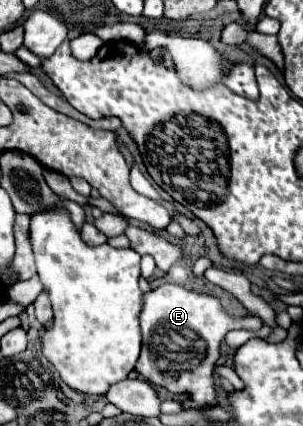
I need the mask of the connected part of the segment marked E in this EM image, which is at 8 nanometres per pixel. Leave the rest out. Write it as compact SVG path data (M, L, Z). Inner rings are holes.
M162 285L144 295L144 309L140 313L140 327L142 327L142 353L136 363L136 371L146 377L154 387L164 387L166 391L182 397L184 409L206 409L216 407L216 387L214 387L214 367L220 357L220 343L232 329L252 329L258 331L262 321L254 315L248 317L232 317L224 311L220 301L212 295L194 293L180 285Z

